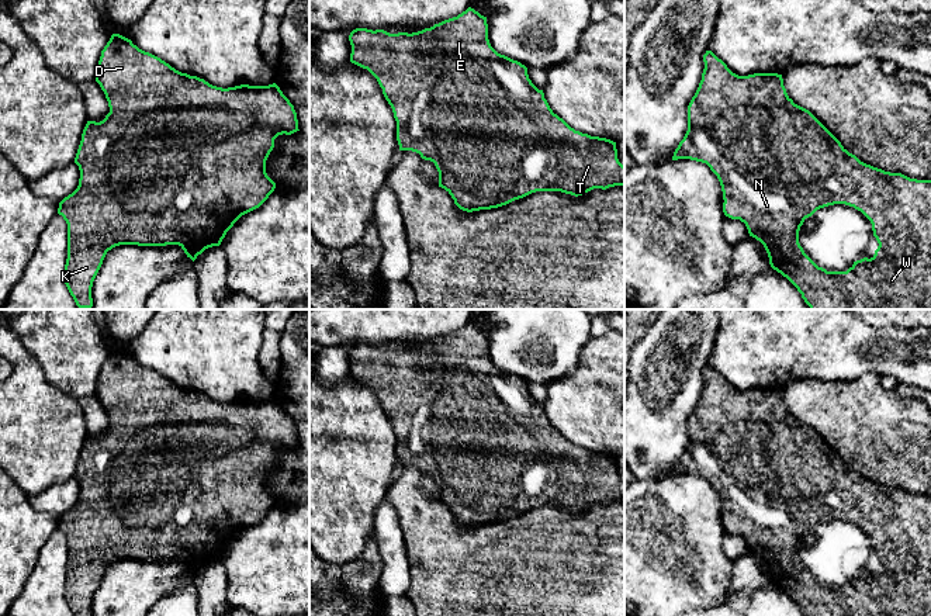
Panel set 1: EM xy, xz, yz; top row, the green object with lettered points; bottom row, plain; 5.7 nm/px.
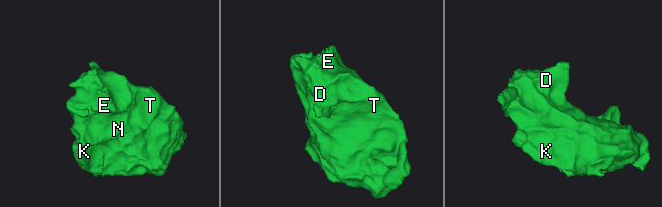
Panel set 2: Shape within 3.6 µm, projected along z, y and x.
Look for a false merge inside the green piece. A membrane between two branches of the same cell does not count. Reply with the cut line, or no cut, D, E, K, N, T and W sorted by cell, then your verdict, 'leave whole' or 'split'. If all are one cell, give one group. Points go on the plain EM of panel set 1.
no cut; D E K N T W; leave whole

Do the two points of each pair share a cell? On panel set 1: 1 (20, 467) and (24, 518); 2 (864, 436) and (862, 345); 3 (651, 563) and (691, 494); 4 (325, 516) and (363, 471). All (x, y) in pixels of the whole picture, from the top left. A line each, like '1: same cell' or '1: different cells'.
1: different cells
2: different cells
3: same cell
4: same cell

